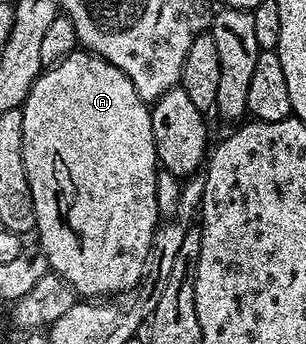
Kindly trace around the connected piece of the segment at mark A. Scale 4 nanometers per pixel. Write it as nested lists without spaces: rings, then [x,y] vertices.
[[[76,49],[66,55],[54,67],[48,67],[36,79],[27,94],[27,100],[21,108],[23,113],[23,160],[25,177],[33,197],[35,210],[35,231],[39,240],[37,246],[45,253],[48,268],[59,275],[74,289],[79,297],[119,297],[122,291],[134,292],[142,284],[151,257],[151,242],[155,240],[155,231],[161,226],[161,216],[157,209],[157,177],[161,170],[157,149],[153,145],[153,125],[151,124],[151,107],[133,89],[133,81],[109,61],[89,51]]]

